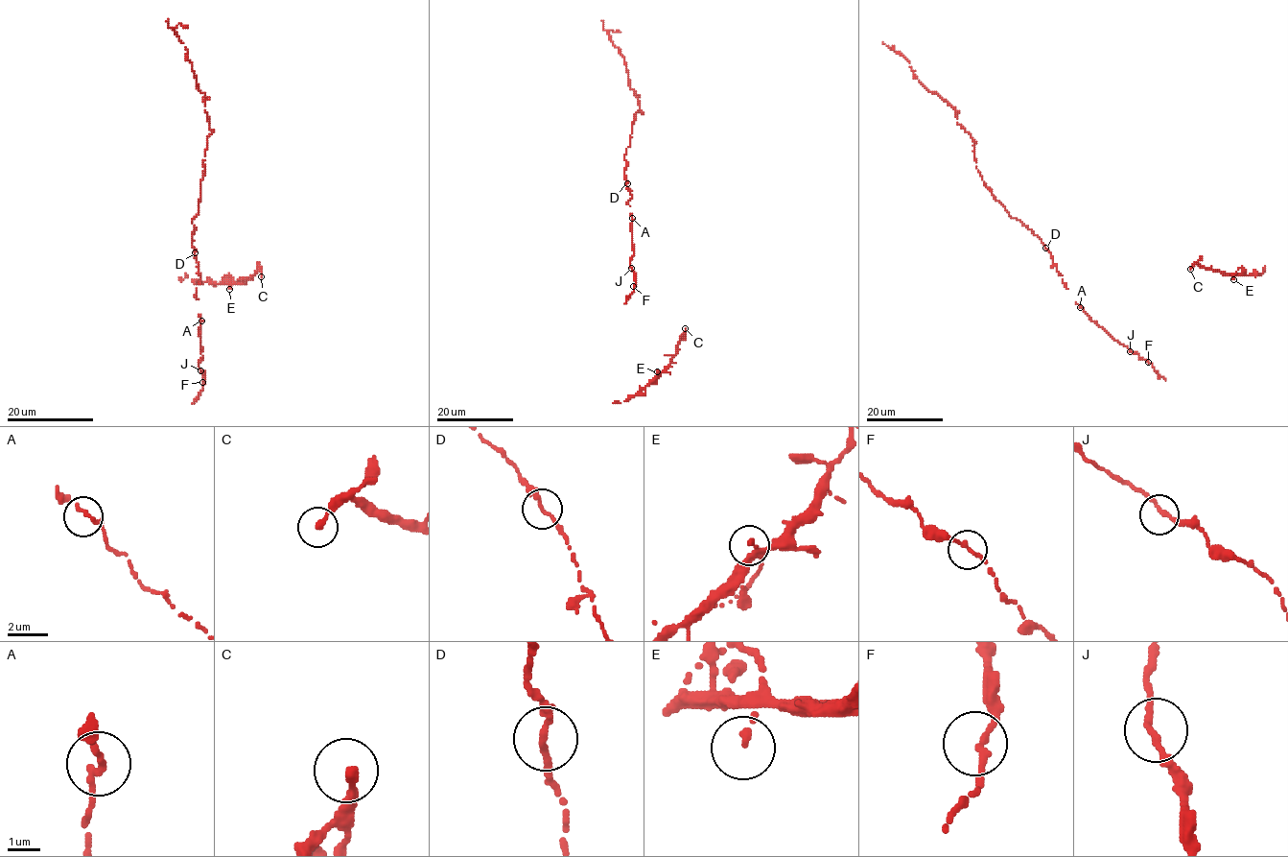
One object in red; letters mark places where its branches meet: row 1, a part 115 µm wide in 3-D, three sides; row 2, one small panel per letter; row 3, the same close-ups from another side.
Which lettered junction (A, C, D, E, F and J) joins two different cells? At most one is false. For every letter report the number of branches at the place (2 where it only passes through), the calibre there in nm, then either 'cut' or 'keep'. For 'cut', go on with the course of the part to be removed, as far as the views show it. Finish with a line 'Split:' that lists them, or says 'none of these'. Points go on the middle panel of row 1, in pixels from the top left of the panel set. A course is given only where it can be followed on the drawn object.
A: branches 2; calibre 200 nm; keep
C: branches 1; calibre 280 nm; keep
D: branches 2; calibre 200 nm; keep
E: branches 1; calibre 240 nm; keep
F: branches 2; calibre 200 nm; keep
J: branches 2; calibre 200 nm; keep
Split: none of these

